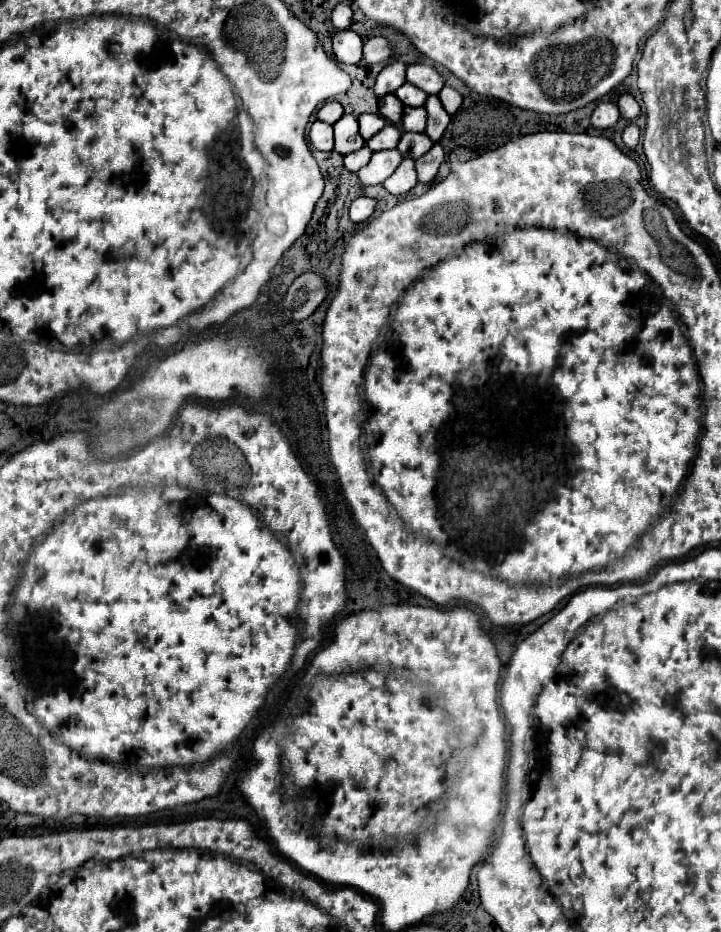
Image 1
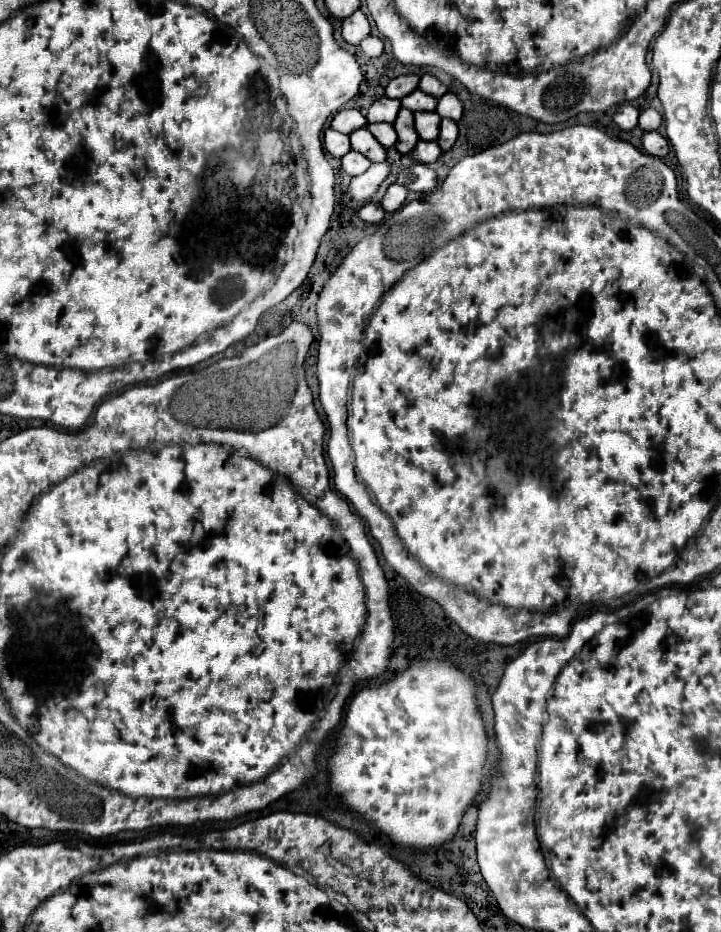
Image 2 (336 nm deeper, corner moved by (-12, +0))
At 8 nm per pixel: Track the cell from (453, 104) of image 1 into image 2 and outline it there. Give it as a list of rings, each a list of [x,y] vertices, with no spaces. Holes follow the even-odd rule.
[[[446,92],[440,100],[438,100],[438,106],[436,106],[436,112],[442,116],[442,118],[450,118],[450,120],[460,120],[462,118],[462,102],[460,98],[454,94],[454,92]]]

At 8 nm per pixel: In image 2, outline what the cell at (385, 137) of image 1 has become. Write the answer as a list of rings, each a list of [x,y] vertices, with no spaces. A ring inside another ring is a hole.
[[[368,124],[368,130],[372,132],[372,136],[384,146],[384,148],[392,148],[398,140],[396,130],[392,124]]]

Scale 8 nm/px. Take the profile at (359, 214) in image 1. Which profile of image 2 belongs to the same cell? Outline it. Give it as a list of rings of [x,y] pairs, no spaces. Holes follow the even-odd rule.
[[[366,202],[362,208],[360,208],[360,212],[358,212],[358,216],[366,222],[366,224],[378,224],[382,218],[384,218],[384,208],[378,204],[378,202]]]

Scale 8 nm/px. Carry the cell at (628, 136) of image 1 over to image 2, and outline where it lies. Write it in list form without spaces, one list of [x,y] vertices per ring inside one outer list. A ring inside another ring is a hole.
[[[644,132],[642,146],[644,146],[646,154],[658,156],[658,158],[668,154],[668,140],[660,132]]]

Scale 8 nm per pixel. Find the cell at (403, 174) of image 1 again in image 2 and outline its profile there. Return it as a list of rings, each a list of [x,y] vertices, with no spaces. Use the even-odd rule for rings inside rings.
[[[392,184],[388,188],[388,192],[384,194],[384,198],[382,198],[380,204],[382,204],[382,208],[386,212],[396,212],[406,202],[406,196],[408,196],[408,188],[404,188],[400,184]]]

